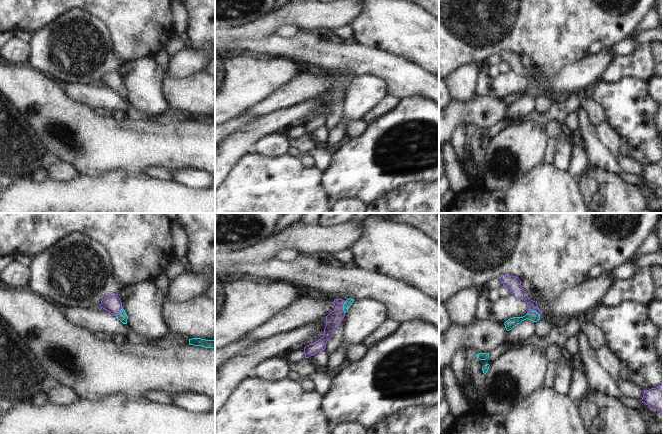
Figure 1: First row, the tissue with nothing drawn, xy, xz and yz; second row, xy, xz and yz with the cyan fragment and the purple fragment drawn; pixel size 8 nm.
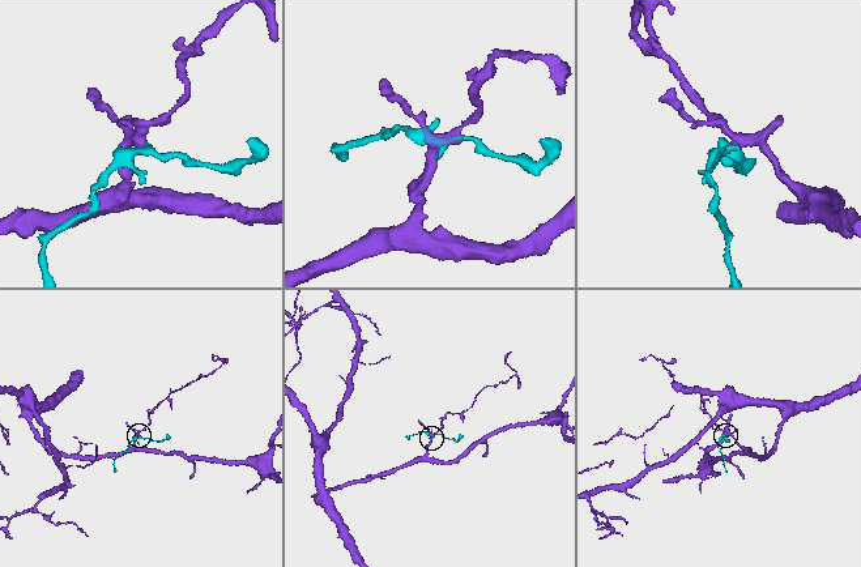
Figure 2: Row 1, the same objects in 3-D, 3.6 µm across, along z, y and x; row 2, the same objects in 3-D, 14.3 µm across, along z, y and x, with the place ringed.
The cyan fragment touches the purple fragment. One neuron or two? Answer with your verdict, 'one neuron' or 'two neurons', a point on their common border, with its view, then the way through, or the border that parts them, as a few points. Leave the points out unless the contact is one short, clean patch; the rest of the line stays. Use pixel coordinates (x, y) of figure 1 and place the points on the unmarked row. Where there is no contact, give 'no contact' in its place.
one neuron | yz (534, 87) | across yz (533, 91), (534, 87), (532, 81), (515, 63)

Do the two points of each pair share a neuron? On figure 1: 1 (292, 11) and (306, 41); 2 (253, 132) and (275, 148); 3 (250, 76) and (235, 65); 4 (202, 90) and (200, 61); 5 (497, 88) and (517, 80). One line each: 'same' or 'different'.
1: different
2: different
3: same
4: different
5: same

